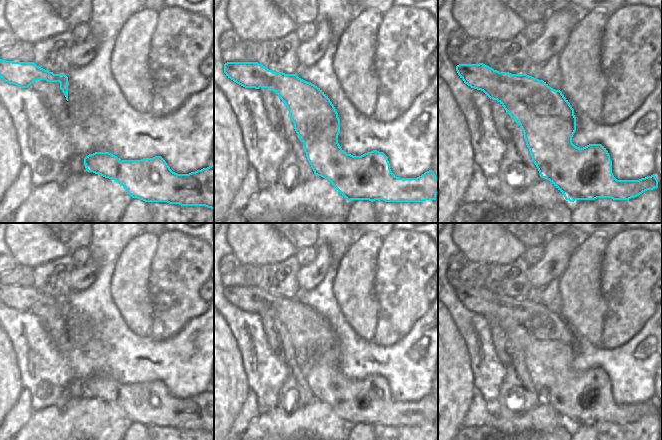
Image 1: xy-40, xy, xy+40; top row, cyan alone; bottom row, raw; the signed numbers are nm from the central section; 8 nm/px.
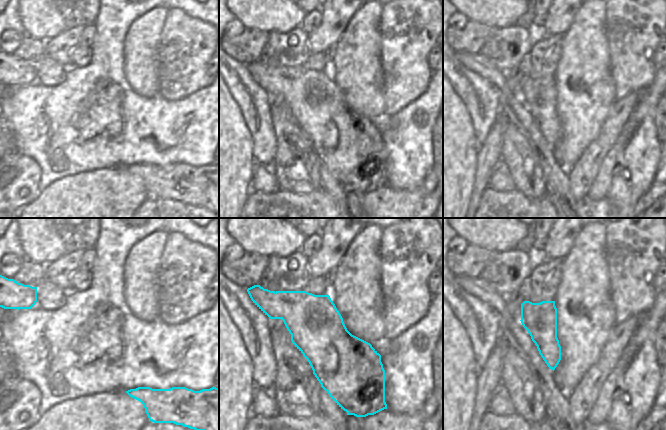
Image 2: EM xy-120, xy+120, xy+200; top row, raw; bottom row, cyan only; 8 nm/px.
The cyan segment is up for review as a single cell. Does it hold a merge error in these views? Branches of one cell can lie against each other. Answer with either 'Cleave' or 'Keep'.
Keep.

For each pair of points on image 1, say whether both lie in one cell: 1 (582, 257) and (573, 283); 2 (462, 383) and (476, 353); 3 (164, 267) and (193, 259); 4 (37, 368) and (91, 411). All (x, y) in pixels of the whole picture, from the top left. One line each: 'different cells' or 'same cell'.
1: same cell
2: different cells
3: same cell
4: different cells

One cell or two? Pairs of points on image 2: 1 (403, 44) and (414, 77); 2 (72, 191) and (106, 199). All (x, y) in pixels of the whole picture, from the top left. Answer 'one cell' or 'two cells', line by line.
1: one cell
2: one cell

